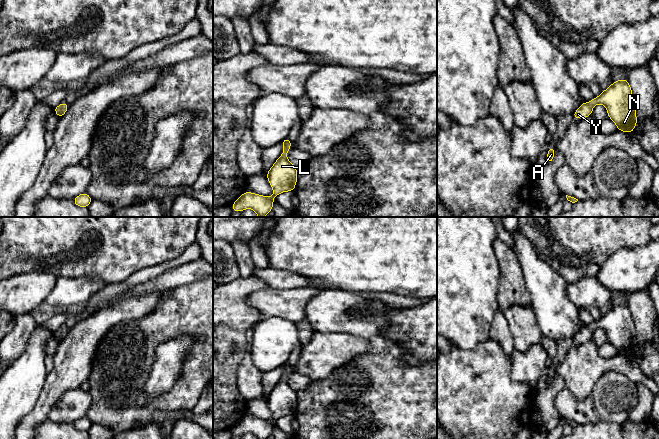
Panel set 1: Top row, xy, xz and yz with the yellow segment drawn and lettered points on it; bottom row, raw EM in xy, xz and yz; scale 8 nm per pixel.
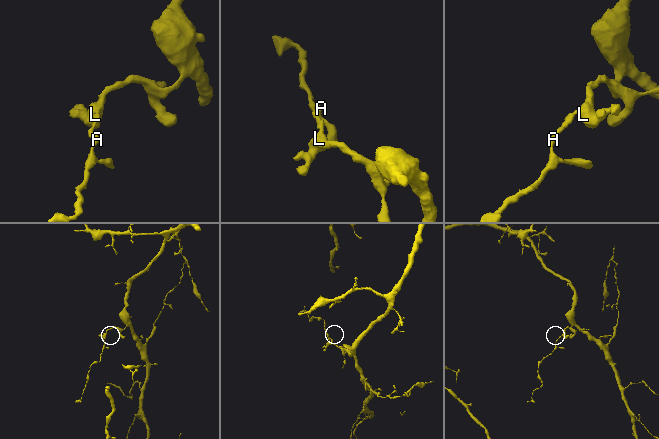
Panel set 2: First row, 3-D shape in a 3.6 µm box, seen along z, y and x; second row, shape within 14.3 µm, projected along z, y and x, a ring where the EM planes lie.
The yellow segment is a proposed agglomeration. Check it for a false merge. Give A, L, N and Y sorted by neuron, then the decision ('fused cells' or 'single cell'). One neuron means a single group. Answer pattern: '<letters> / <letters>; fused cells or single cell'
A L N Y; single cell

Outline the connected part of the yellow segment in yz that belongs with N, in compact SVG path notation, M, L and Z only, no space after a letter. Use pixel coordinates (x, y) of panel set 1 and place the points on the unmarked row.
M619 303L605 313L600 320L590 326L584 326L573 337L574 343L587 342L592 339L593 331L602 328L606 331L608 341L615 347L619 355L633 357L638 348L636 328L632 313L626 303Z

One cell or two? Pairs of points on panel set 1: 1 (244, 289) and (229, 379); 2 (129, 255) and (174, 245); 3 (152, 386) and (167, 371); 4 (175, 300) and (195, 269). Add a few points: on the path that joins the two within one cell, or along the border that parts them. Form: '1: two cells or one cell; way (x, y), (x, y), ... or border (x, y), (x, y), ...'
1: one cell; way (229, 311), (229, 357)
2: one cell; way (140, 245), (163, 245)
3: one cell; way (156, 382), (163, 375)
4: two cells; border (202, 278), (169, 290)

